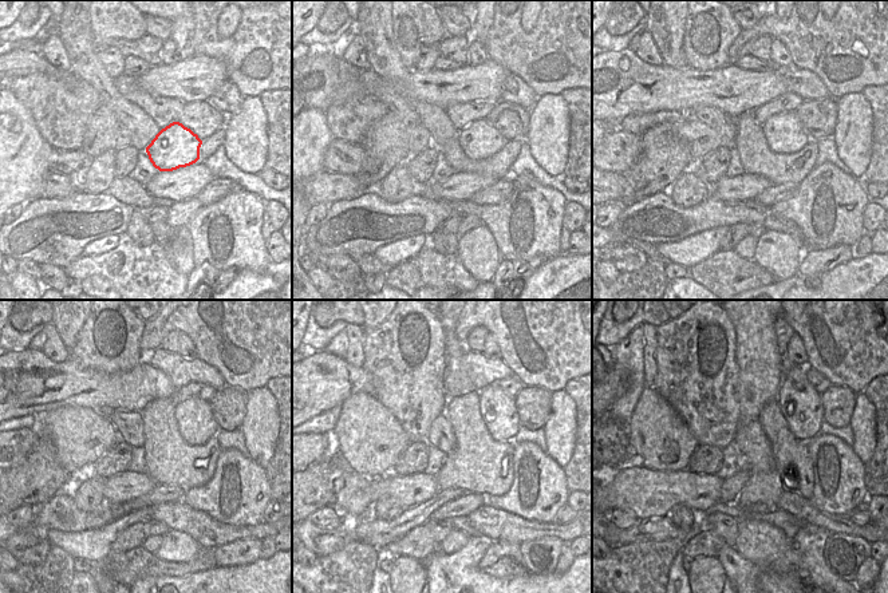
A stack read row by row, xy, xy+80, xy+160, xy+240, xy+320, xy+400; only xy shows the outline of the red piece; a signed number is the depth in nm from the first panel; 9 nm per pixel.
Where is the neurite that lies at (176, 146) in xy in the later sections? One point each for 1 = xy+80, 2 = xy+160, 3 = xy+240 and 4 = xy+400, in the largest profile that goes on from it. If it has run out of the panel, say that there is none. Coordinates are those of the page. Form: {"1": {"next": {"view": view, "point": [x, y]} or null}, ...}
{"1": {"next": {"view": "xy+80", "point": [480, 139]}}, "2": {"next": {"view": "xy+160", "point": [784, 133]}}, "3": {"next": {"view": "xy+240", "point": [194, 416]}}, "4": {"next": {"view": "xy+400", "point": [800, 403]}}}

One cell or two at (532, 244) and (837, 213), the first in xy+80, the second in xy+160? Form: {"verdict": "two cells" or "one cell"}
{"verdict": "one cell"}

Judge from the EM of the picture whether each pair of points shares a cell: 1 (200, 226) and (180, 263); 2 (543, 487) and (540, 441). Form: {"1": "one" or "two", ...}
{"1": "two", "2": "two"}

